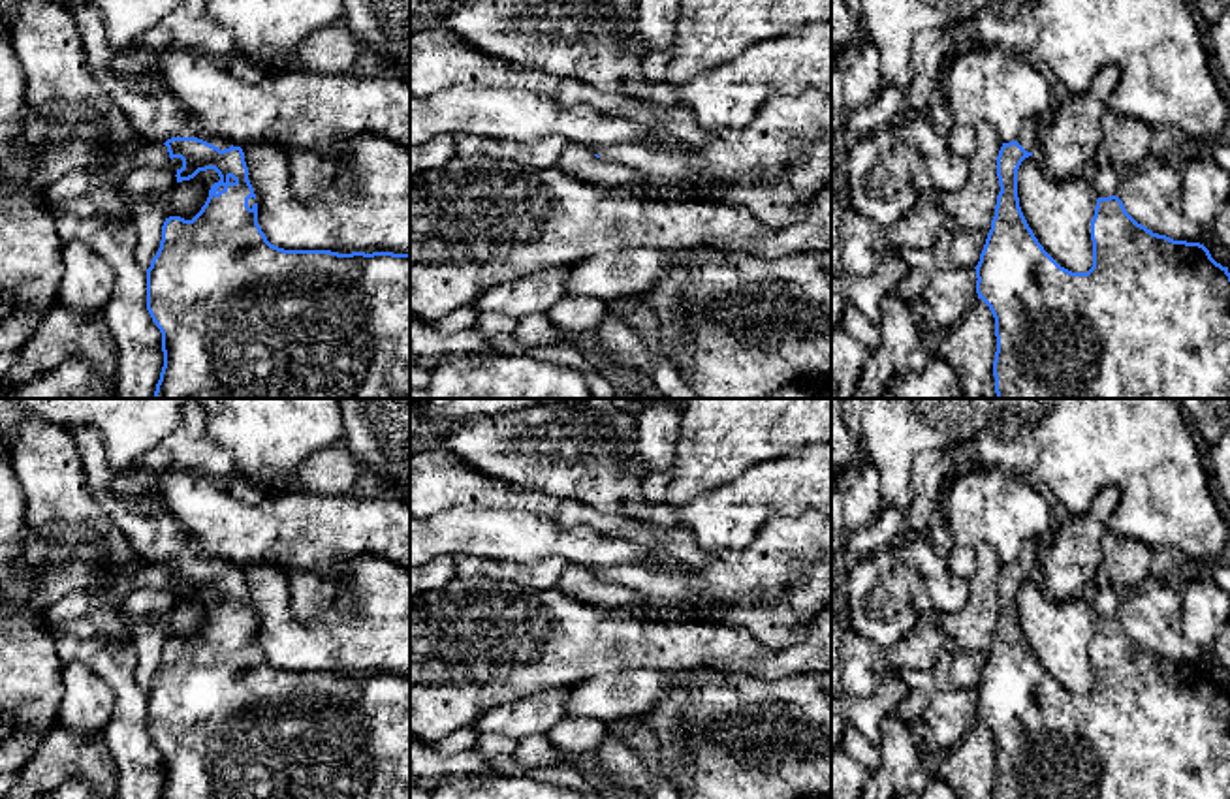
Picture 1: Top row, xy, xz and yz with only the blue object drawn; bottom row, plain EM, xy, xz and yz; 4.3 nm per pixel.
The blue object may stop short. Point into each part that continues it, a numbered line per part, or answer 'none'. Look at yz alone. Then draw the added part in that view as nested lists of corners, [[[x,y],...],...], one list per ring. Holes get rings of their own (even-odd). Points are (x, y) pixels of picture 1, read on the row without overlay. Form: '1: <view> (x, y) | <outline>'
1: yz (1027, 559) | [[[1031,540],[1023,545],[1021,553],[1017,555],[1016,562],[1027,572],[1036,575],[1038,566],[1038,553],[1040,553],[1042,541]]]

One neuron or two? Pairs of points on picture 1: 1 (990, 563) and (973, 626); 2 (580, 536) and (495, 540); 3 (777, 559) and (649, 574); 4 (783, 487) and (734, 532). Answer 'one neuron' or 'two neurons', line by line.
1: one neuron
2: one neuron
3: one neuron
4: one neuron

